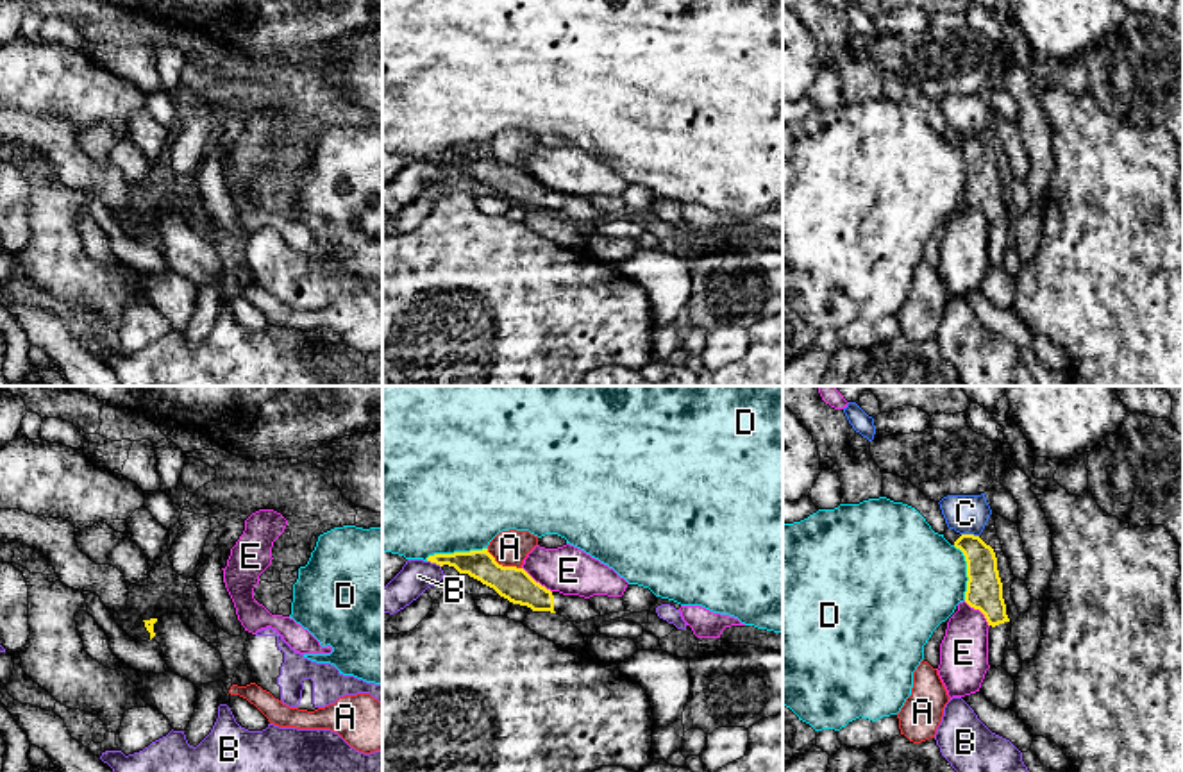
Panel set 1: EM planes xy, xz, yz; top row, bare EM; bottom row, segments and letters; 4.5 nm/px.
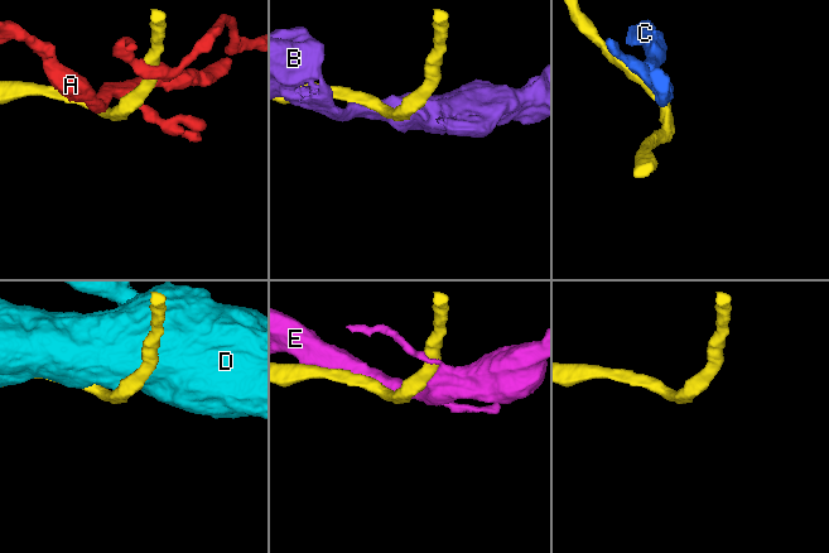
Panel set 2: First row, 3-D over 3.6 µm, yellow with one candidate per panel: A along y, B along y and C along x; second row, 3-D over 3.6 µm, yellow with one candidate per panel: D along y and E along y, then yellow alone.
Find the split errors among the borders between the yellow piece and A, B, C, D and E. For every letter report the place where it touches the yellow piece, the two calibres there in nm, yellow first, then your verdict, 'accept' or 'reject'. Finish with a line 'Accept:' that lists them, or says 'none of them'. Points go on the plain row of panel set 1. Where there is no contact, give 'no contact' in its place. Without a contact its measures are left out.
A: xz (501, 165) | 150/160 nm | reject
B: xz (435, 161) | 140/150 nm | reject
C: yz (971, 134) | 160/180 nm | reject
D: xz (456, 152) | 140/500 nm | reject
E: yz (980, 209) | 160/220 nm | reject
Accept: none of them

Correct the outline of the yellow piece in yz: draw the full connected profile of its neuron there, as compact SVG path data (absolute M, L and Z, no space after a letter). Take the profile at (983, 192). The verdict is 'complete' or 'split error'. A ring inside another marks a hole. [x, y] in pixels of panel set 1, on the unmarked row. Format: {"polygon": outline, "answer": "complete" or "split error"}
{"polygon": "M961 134L954 147L967 161L965 202L979 209L988 222L988 264L1003 266L1006 245L1011 234L1011 223L1003 198L1003 182L997 170L997 157L990 145L979 136Z", "answer": "split error"}

